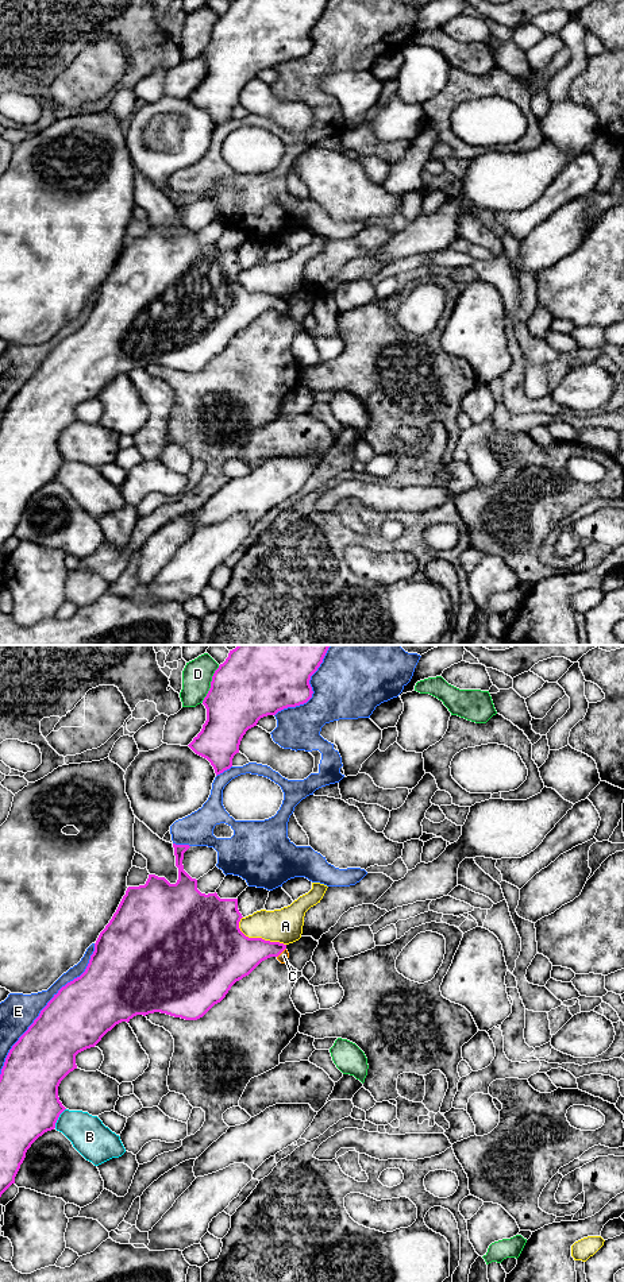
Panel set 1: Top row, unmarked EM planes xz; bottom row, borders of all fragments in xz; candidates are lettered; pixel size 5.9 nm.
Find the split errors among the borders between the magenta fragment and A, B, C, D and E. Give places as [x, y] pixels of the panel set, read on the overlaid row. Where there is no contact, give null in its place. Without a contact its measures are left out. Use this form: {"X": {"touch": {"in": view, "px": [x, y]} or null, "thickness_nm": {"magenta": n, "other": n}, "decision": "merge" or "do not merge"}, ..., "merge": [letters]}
{"A": {"touch": {"in": "xz", "px": [258, 938]}, "thickness_nm": {"magenta": 380, "other": 200}, "decision": "do not merge"}, "B": {"touch": {"in": "xz", "px": [58, 1116]}, "thickness_nm": {"magenta": 360, "other": 220}, "decision": "do not merge"}, "C": {"touch": {"in": "xz", "px": [281, 952]}, "thickness_nm": {"magenta": 240, "other": 60}, "decision": "merge"}, "D": {"touch": {"in": "xz", "px": [211, 684]}, "thickness_nm": {"magenta": 420, "other": 180}, "decision": "do not merge"}, "E": {"touch": {"in": "xz", "px": [45, 1007]}, "thickness_nm": {"magenta": 380, "other": 220}, "decision": "do not merge"}, "merge": ["C"]}

